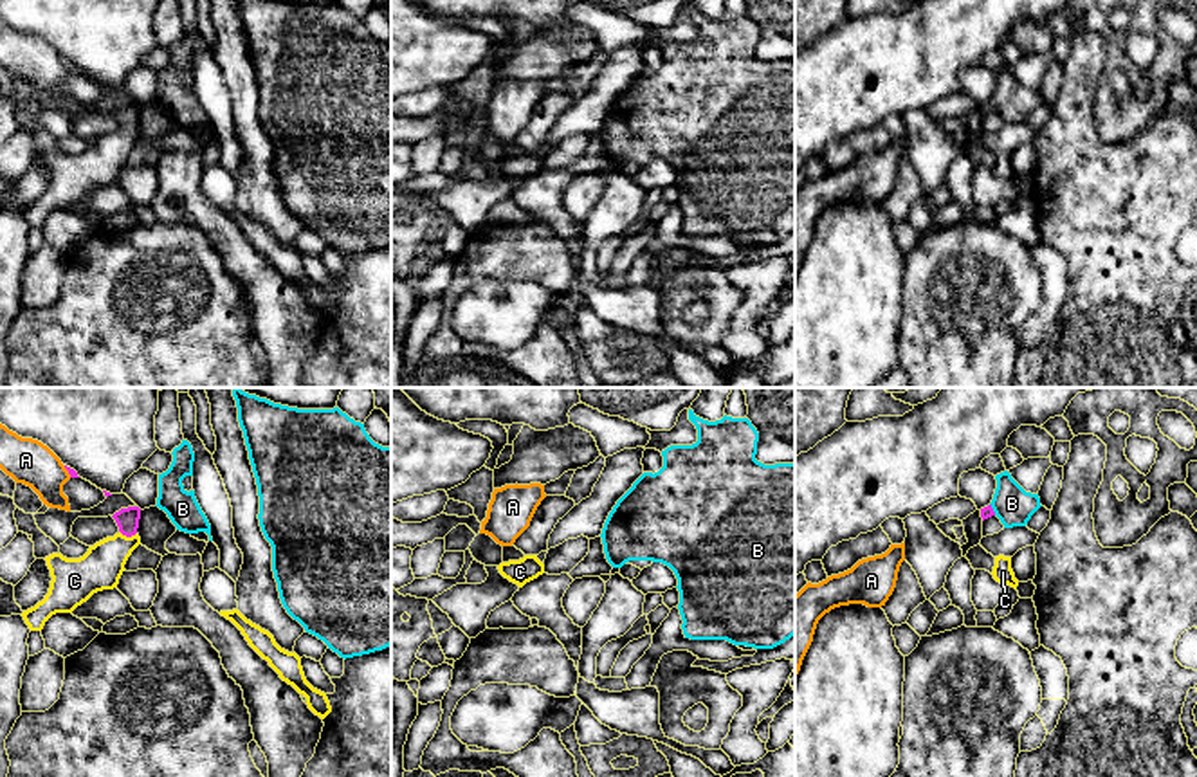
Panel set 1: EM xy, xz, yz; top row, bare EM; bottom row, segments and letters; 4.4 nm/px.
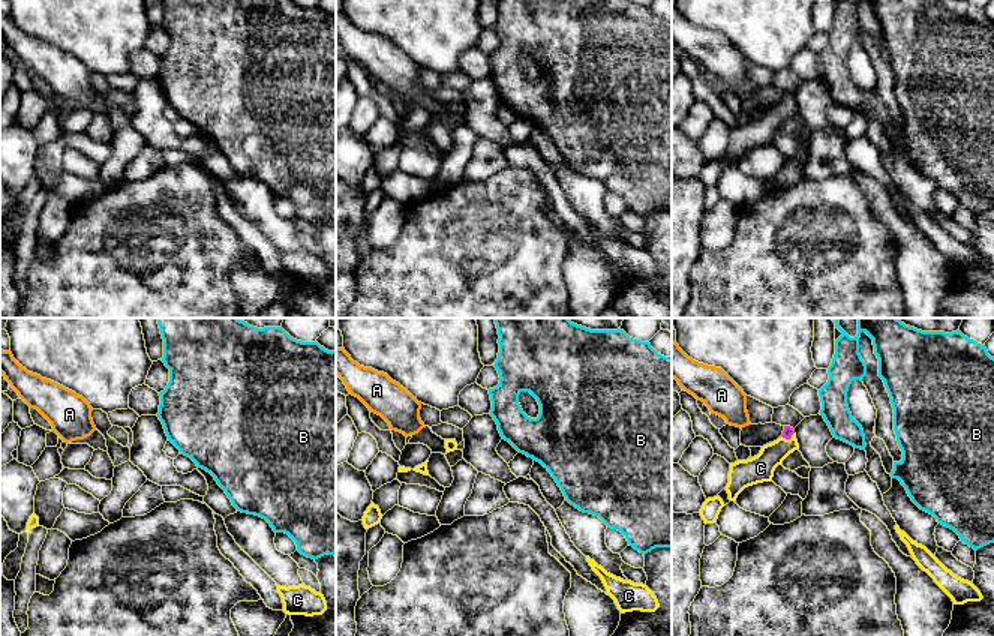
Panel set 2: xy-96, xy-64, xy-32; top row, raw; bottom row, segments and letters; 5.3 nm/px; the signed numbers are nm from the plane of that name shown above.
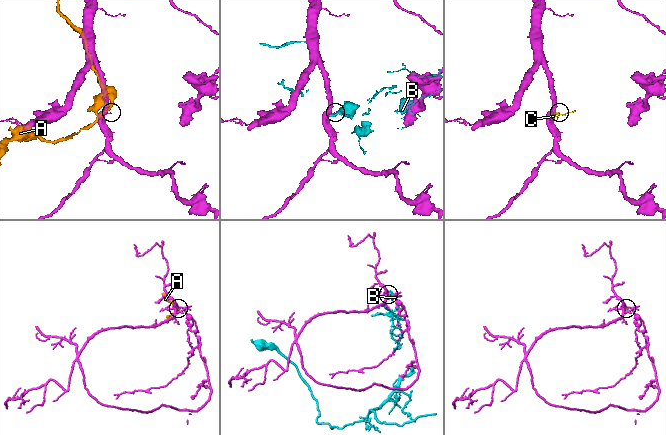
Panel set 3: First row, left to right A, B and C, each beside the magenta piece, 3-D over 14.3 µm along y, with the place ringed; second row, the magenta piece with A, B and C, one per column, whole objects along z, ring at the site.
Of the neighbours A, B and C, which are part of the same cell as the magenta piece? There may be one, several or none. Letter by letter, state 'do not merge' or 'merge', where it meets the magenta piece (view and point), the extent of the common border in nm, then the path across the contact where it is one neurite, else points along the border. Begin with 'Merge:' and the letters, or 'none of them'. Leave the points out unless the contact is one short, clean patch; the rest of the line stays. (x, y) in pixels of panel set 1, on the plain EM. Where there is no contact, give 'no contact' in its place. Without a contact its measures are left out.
Merge: C
A: do not merge; meets magenta in xy at (67, 65); contact 70 nm long
B: do not merge; meets magenta in yz at (992, 105); contact 60 nm long; border along yz (990, 100), (995, 110)
C: merge; meets magenta in xy at (128, 132); contact 80 nm long; runs through xy (127, 116), (128, 132), (101, 163)

